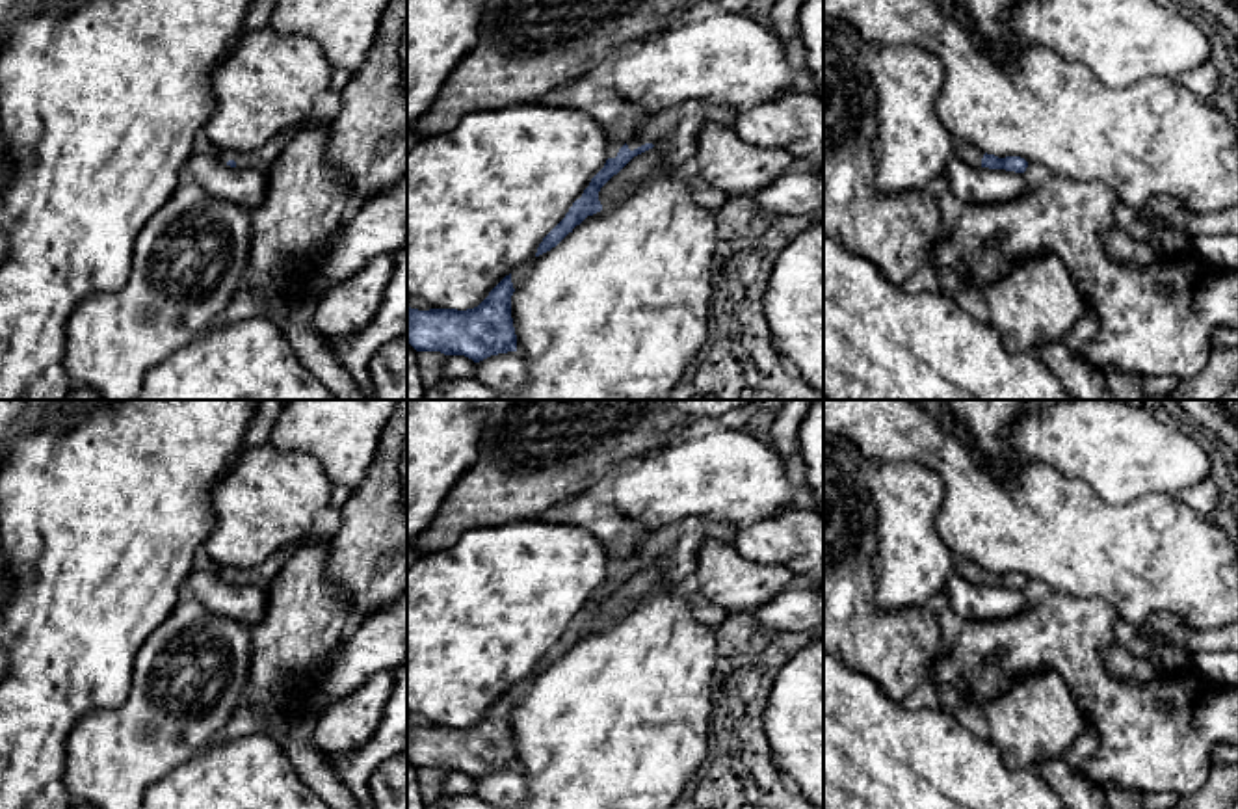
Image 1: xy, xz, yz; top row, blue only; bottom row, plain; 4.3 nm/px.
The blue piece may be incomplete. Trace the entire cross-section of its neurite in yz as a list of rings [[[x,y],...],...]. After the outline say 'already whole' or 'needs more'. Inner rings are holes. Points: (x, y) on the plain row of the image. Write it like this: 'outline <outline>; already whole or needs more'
outline [[[954,556],[954,573],[961,575],[965,580],[972,584],[989,584],[989,586],[1006,586],[1015,590],[1024,590],[1028,578],[1021,573],[1006,573],[998,575],[994,571],[987,571],[967,558]]]; needs more

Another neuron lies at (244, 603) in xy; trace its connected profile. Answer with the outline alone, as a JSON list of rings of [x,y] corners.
[[[212,567],[191,571],[188,586],[193,591],[195,601],[221,616],[240,621],[249,629],[260,621],[268,603],[266,588],[253,584],[230,584],[217,577]]]

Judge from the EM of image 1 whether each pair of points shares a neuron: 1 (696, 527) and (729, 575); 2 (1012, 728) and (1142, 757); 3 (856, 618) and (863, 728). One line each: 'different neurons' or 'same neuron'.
1: different neurons
2: different neurons
3: different neurons

